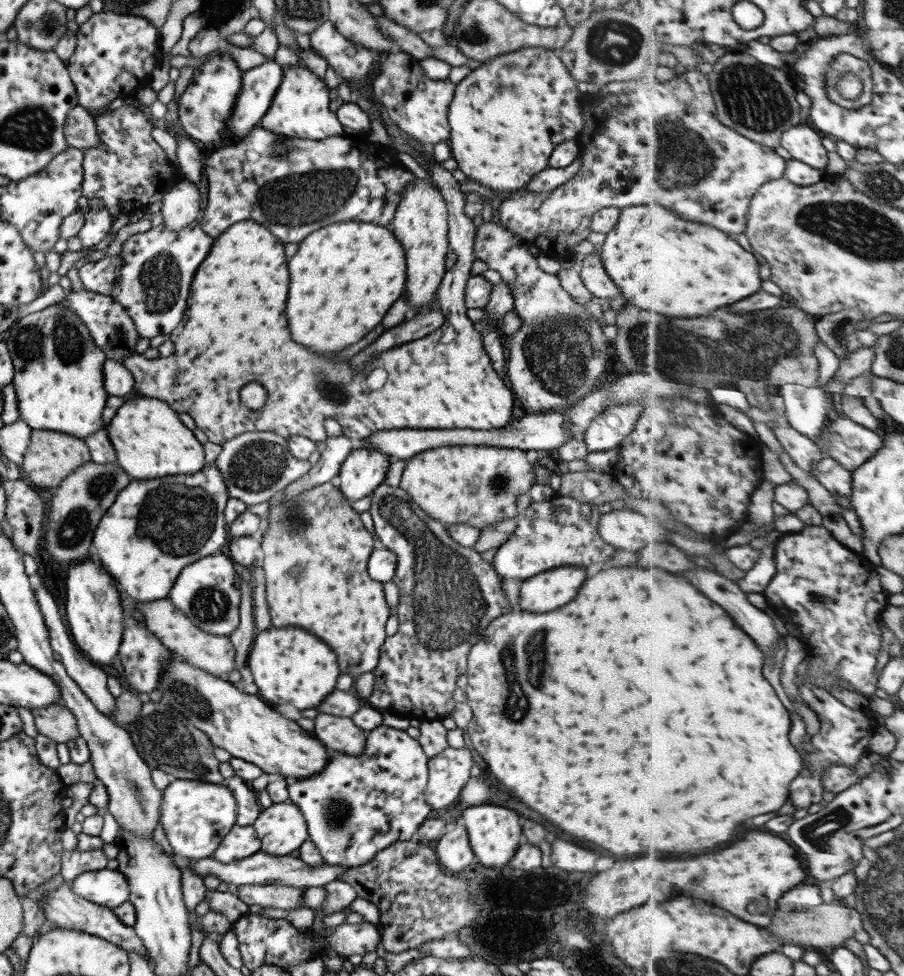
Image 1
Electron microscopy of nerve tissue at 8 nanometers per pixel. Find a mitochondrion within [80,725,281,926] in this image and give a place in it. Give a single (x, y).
(130, 781)

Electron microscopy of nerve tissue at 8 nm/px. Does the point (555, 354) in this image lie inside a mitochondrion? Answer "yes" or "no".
yes

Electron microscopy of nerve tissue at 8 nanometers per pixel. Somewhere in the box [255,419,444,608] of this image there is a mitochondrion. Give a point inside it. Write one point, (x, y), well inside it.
(296, 519)

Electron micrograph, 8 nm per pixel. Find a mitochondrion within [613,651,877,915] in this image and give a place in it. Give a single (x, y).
(820, 831)

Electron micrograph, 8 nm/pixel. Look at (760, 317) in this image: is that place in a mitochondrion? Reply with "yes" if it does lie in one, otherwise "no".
yes

